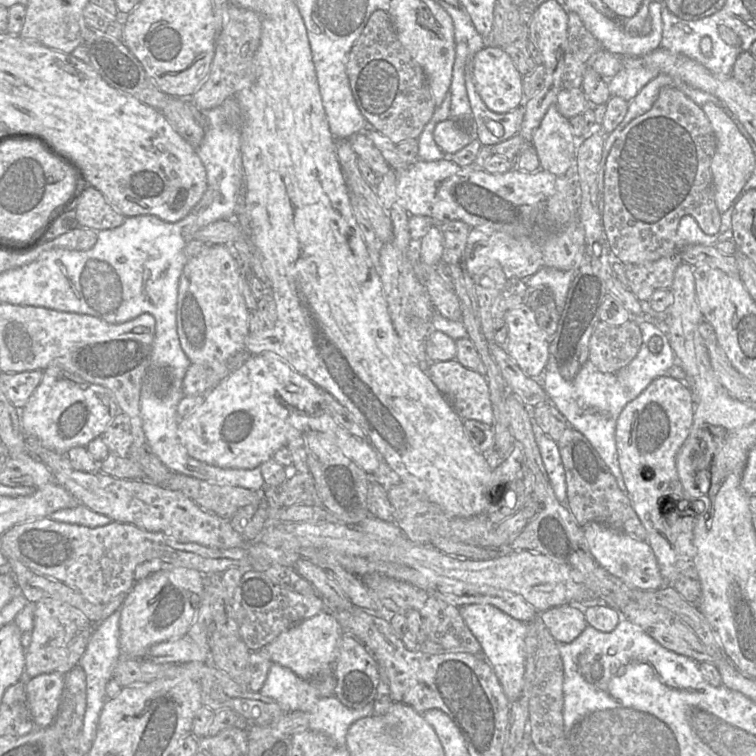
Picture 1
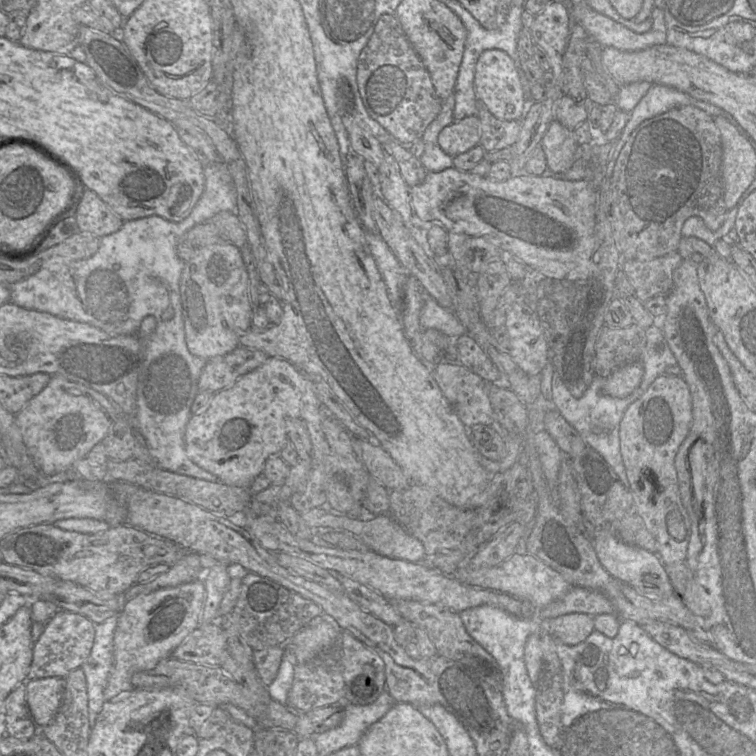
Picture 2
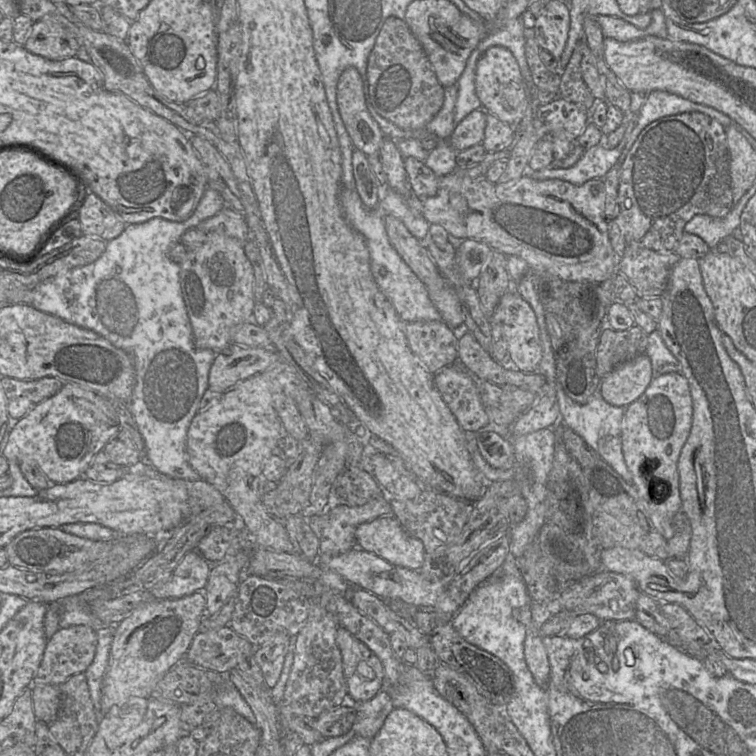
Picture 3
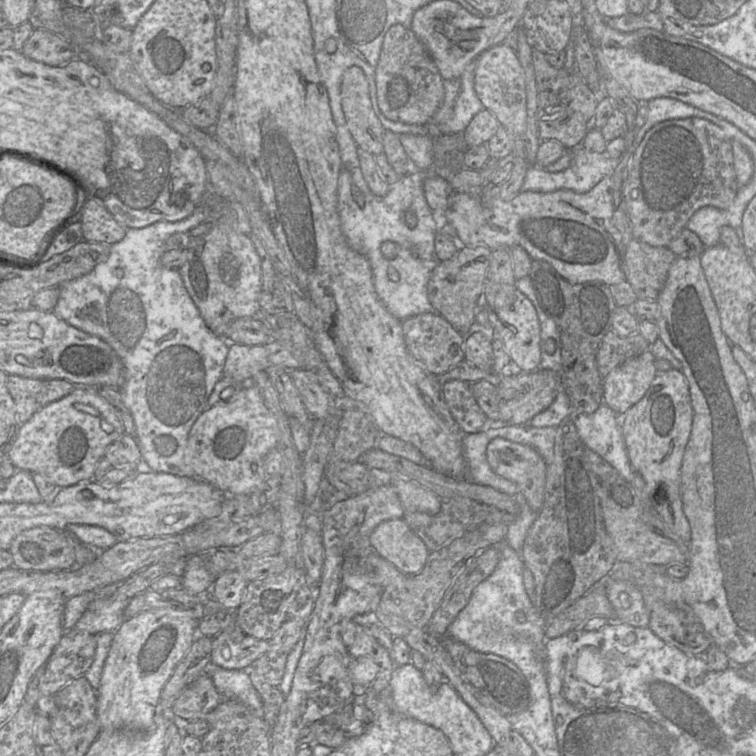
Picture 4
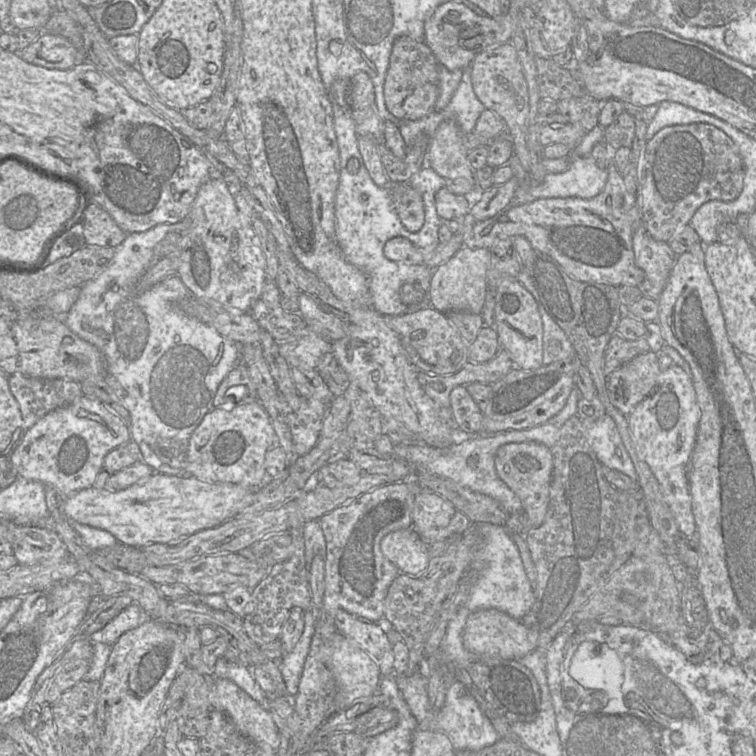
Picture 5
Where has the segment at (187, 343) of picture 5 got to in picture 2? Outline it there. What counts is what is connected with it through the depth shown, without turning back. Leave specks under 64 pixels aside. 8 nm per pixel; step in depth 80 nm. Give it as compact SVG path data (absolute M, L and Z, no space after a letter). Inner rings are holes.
M222 160L205 165L204 174L205 190L192 212L181 222L170 222L156 215L124 221L117 232L100 238L99 249L90 258L75 261L62 256L51 257L40 270L12 284L9 289L10 302L17 306L88 323L112 336L138 334L142 320L146 316L155 317L156 328L144 340L144 357L137 387L135 427L145 438L149 452L159 468L217 482L219 480L215 475L197 466L185 452L185 426L191 416L193 400L199 393L198 380L207 360L192 355L187 348L180 297L180 278L185 262L177 255L177 245L194 226L209 221L220 212L236 212L237 191L228 165Z

